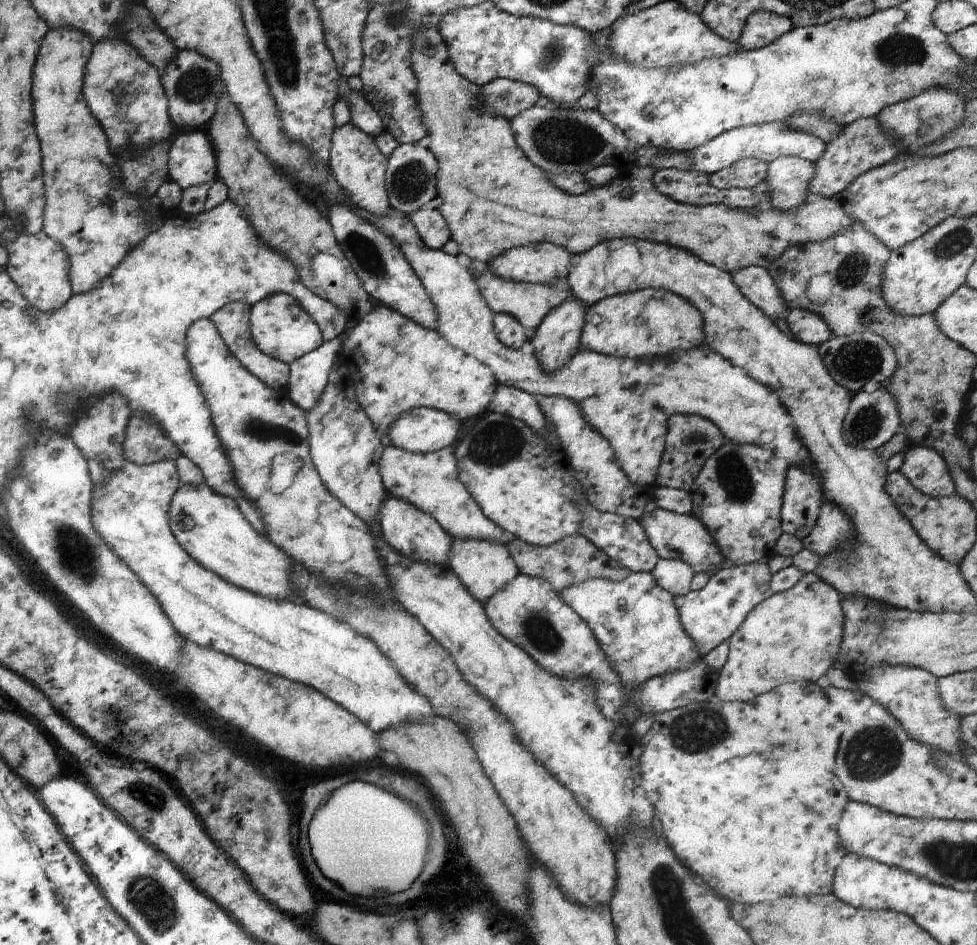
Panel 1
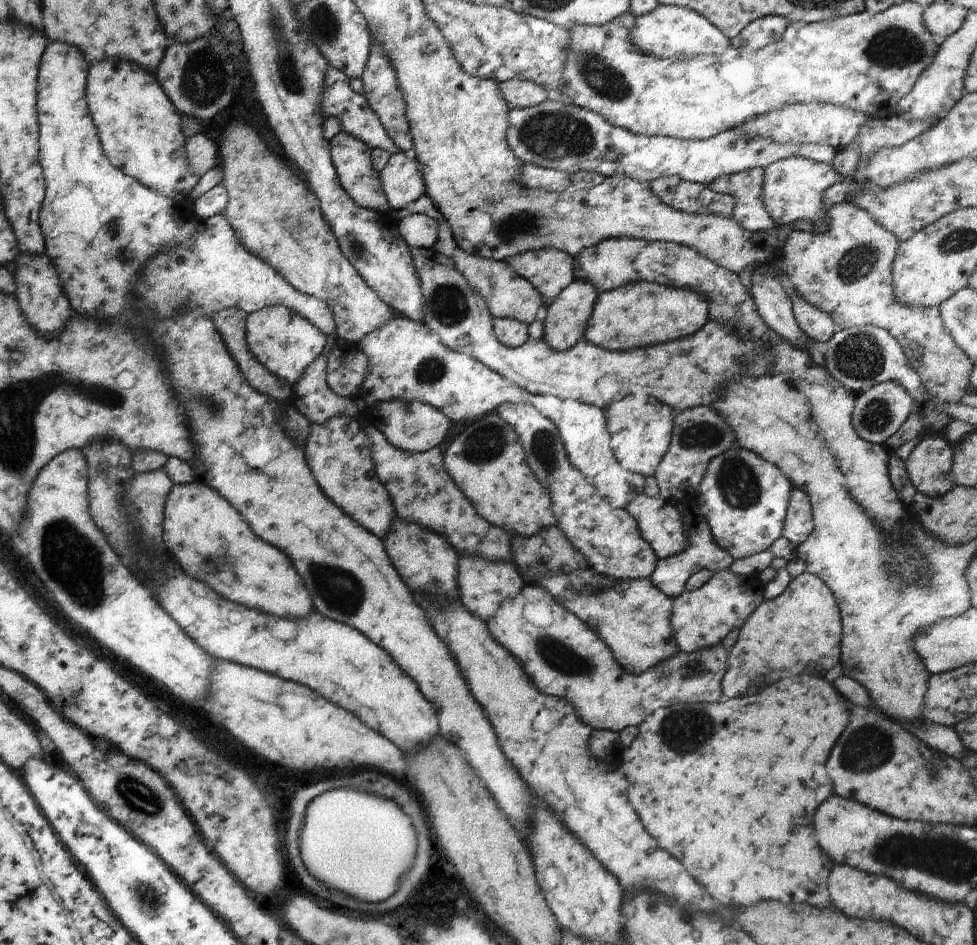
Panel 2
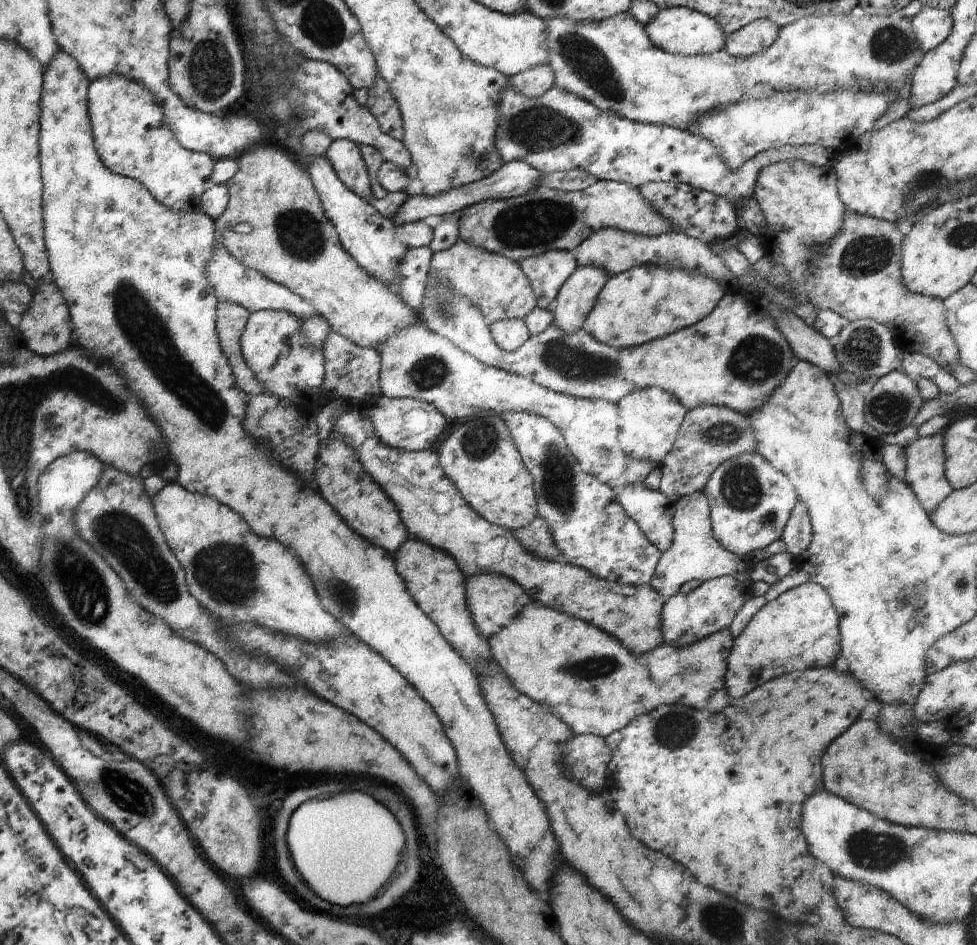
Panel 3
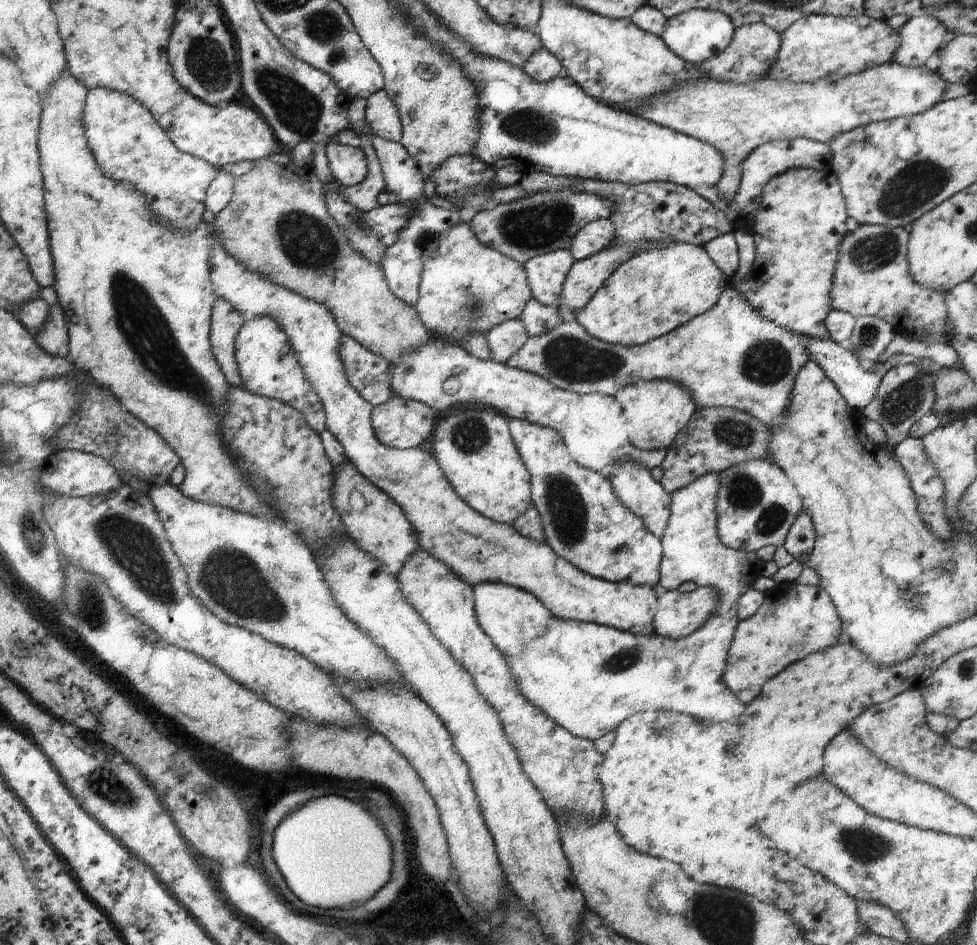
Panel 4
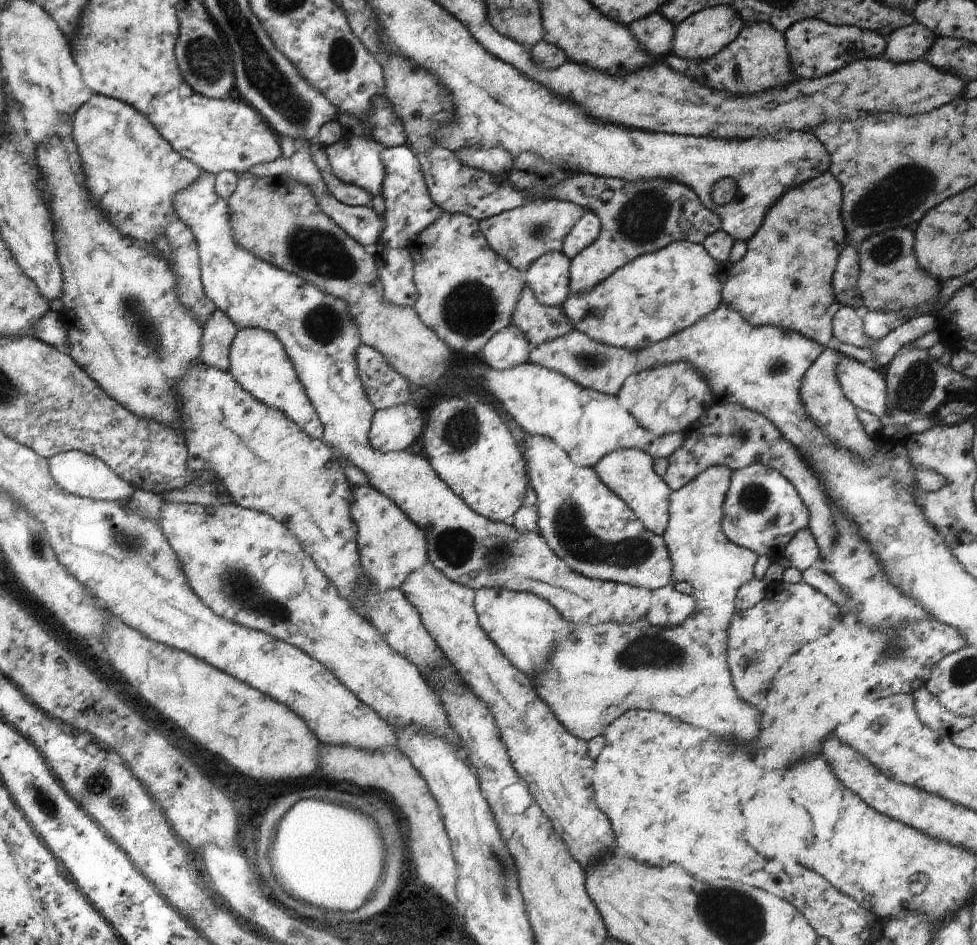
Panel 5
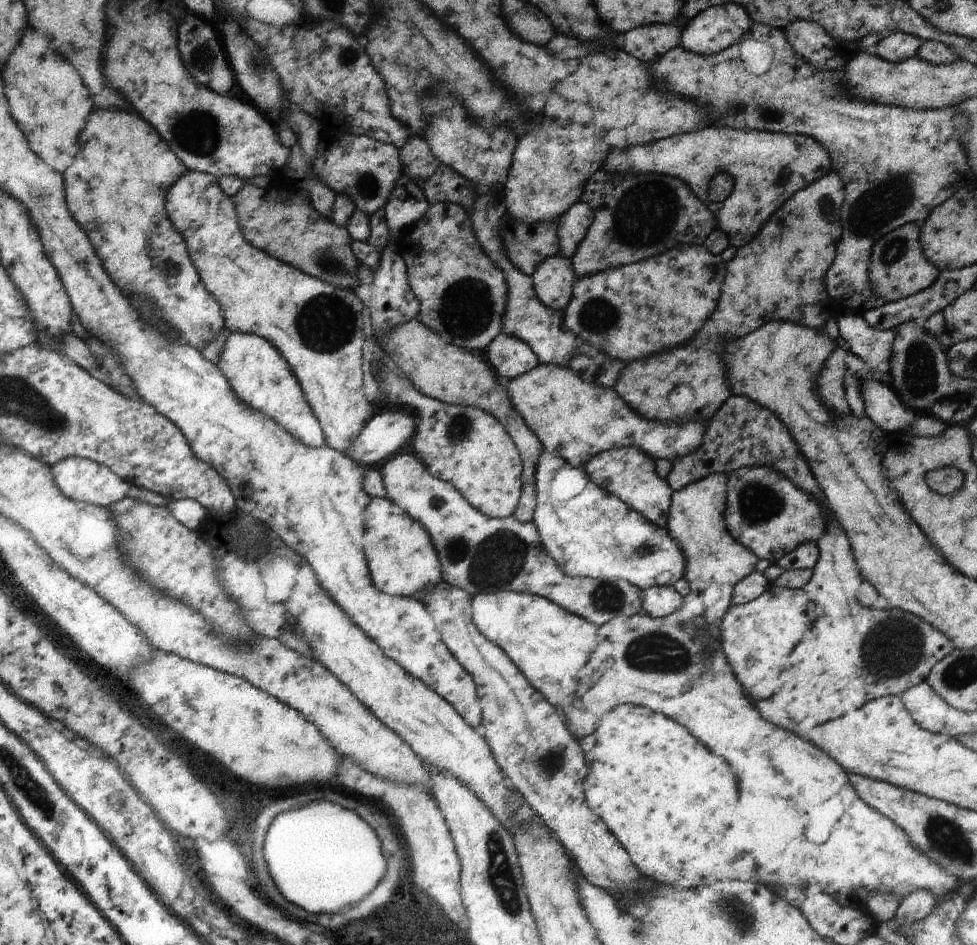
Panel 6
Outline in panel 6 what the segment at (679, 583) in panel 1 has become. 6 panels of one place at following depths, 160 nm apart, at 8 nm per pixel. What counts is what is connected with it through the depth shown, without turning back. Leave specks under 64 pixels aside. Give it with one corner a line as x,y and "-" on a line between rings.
711,473
705,475
702,479
687,484
686,487
679,490
672,491
670,496
670,505
667,511
667,522
665,525
666,533
674,540
674,543
680,548
683,558
685,559
685,566
682,578
687,581
688,593
684,596
683,604
670,615
666,617
653,618
645,612
639,612
633,616
623,616
608,620
605,624
597,627
596,630
596,647
588,656
587,662
578,670
576,676
574,698
570,705
563,709
563,724
565,728
571,733
571,736
576,739
583,738
587,734
593,734
595,729
599,726
600,718
615,706
621,704
635,704
635,706
645,706
651,712
661,712
667,718
675,718
677,724
685,726
687,732
691,732
699,742
703,742
713,754
723,756
723,760
735,768
737,772
737,782
739,782
739,796
737,797
737,818
731,824
731,832
729,836
737,834
743,836
747,840
747,856
751,856
751,860
755,860
755,864
759,864
759,872
763,872
763,876
767,876
767,884
771,884
771,880
775,880
775,884
787,884
787,876
805,876
805,880
811,880
813,884
819,884
821,893
828,894
834,897
840,905
850,906
854,909
864,910
865,901
871,893
890,893
894,899
900,903
909,893
915,892
919,889
925,889
929,894
936,896
945,896
949,890
957,890
957,879
948,872
942,870
939,865
936,865
927,856
921,854
909,842
907,835
894,822
891,822
886,816
875,812
869,808
858,796
855,794
853,787
847,780
847,775
843,767
840,767
830,756
827,756
825,751
817,748
809,741
802,740
791,731
784,728
773,726
769,722
765,722
764,718
758,713
758,710
747,700
744,692
741,692
739,683
736,681
734,674
730,670
730,666
720,649
720,634
719,623
726,610
731,606
731,595
733,585
745,578
748,574
754,571
757,556
753,554
748,548
733,540
727,529
724,527
724,510
726,505
726,475
723,473

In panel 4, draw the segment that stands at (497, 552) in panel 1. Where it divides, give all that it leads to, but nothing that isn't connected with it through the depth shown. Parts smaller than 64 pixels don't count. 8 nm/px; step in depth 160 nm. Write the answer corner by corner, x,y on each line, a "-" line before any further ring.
496,582
475,583
471,588
475,620
503,655
511,653
517,644
530,641
551,618
550,612
532,594
520,588

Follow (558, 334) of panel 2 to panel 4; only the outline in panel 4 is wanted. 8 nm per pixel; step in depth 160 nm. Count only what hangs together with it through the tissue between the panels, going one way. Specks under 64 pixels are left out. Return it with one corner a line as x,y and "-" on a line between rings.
574,180
569,191
599,195
612,204
607,218
614,228
614,240
603,250
585,260
575,261
562,282
555,308
569,318
582,309
588,300
603,286
605,280
629,257
632,252
660,248
668,243
689,243
702,246
715,237
731,233
727,217
712,204
685,185
663,181
649,181
626,185
617,181

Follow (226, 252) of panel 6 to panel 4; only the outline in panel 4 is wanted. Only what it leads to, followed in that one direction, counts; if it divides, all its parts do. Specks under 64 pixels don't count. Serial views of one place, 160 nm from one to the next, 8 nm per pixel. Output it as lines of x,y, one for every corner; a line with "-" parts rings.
205,212
201,221
208,226
212,238
212,245
209,249
208,277
215,296
226,300
236,311
239,311
245,321
256,316
268,316
279,325
291,343
292,351
302,368
304,377
321,401
324,410
324,429
329,431
343,447
346,460
355,467
355,470
381,492
384,492
401,509
417,535
418,546
421,550
445,564
455,576
469,586
475,583
496,582
508,584
532,594
553,617
595,623
614,628
622,633
631,633
633,636
650,637
655,634
652,620
657,608
657,597
652,587
630,585
626,582
614,583
580,571
571,563
558,557
544,542
529,540
521,536
511,525
494,523
471,510
455,494
436,460
429,454
425,454
421,448
395,450
381,444
372,432
370,423
372,406
363,400
363,397
359,396
358,392
355,392
355,389
347,382
343,363
338,355
339,337
342,332
338,329
328,309
314,300
303,298
293,291
273,284
262,274
247,269
228,252
226,253
218,242
214,228
214,215

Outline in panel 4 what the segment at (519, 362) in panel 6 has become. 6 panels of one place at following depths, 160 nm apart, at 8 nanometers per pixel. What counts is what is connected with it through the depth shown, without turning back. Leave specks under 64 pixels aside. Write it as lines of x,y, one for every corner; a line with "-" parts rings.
511,319
494,326
484,335
485,344
493,361
504,363
528,339
521,319

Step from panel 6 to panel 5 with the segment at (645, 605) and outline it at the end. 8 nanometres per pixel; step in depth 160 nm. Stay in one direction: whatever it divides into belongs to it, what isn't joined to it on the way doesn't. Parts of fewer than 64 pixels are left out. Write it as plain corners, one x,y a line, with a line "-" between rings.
671,584
652,591
646,622
663,629
682,625
695,612
692,595
677,592

